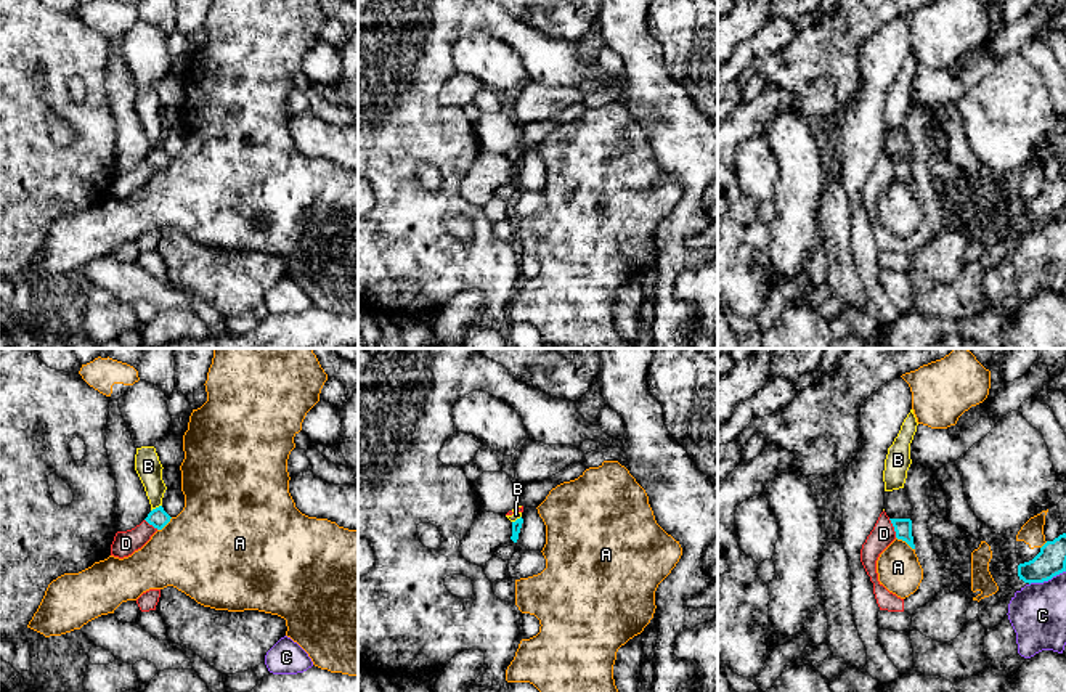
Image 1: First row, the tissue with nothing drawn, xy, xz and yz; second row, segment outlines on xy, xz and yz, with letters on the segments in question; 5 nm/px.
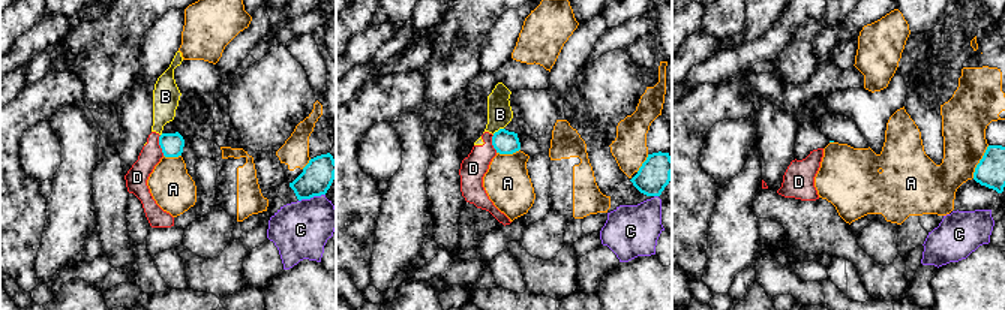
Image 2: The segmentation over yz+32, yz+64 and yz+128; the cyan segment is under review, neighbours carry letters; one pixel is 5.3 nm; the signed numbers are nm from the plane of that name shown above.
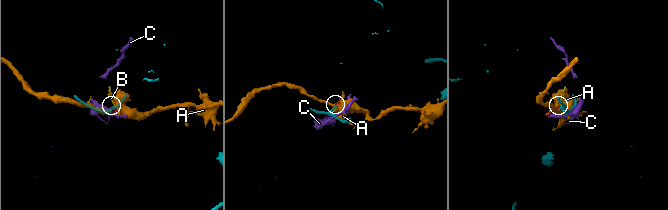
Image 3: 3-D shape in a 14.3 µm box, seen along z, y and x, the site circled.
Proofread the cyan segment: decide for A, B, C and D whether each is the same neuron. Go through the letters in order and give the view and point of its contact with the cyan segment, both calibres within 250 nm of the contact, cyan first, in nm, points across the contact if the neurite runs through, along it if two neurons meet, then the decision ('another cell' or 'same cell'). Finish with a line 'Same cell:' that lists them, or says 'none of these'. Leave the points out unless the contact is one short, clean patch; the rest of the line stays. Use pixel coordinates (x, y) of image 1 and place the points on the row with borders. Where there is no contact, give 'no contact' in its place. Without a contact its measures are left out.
A: contact yz (906, 541); calibres 90 and 220 nm; another cell
B: contact xy (156, 508); calibres 100 and 130 nm; border xy (161, 504), (151, 511); another cell
C: contact yz (1047, 580); calibres 150 and 280 nm; border yz (1065, 570), (1029, 585); another cell
D: contact yz (895, 529); calibres 90 and 120 nm; border yz (888, 519), (896, 537); another cell
Same cell: none of these

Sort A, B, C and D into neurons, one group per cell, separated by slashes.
A / B D / C

